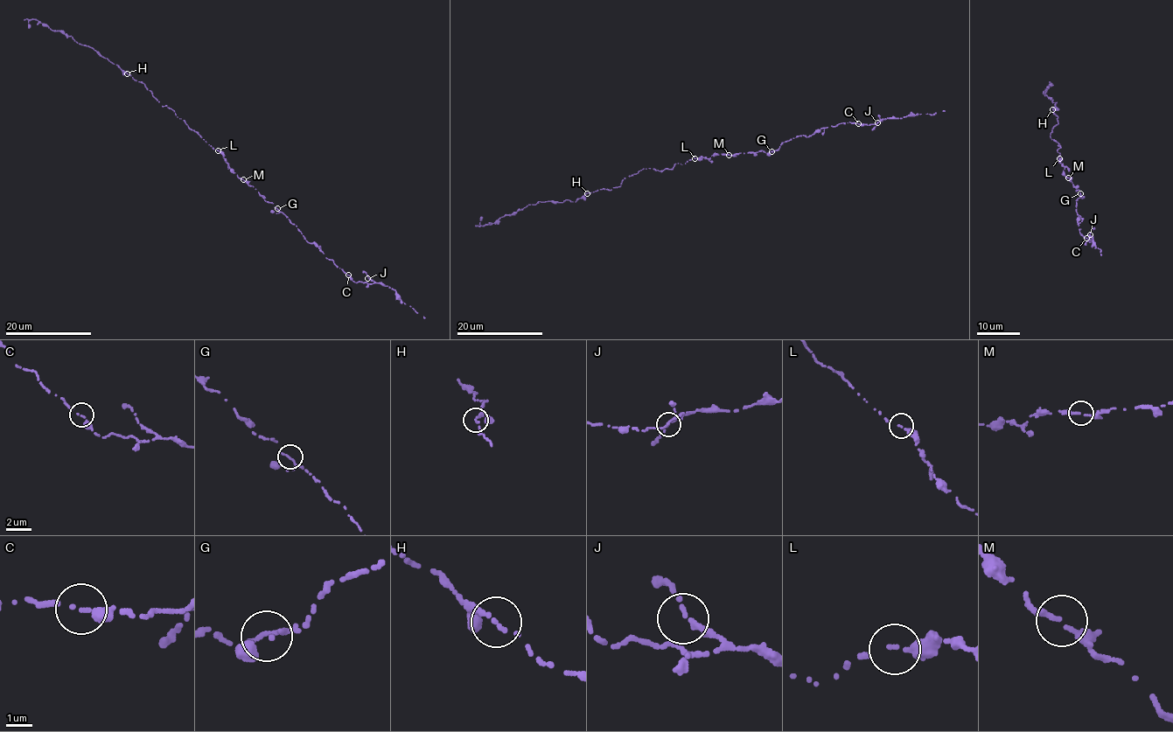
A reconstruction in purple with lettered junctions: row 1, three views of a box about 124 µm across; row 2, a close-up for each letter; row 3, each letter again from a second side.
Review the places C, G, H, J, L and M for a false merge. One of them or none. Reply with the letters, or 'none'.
none

